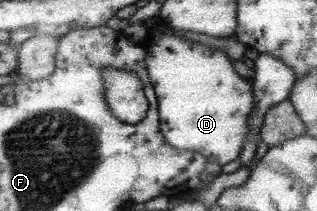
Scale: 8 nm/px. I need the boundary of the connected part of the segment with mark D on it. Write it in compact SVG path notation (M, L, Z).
M164 33L147 34L143 45L147 49L146 65L151 82L159 94L162 135L178 151L201 153L209 162L229 164L242 156L250 136L250 115L256 104L252 80L238 73L232 59L223 51L205 44Z

